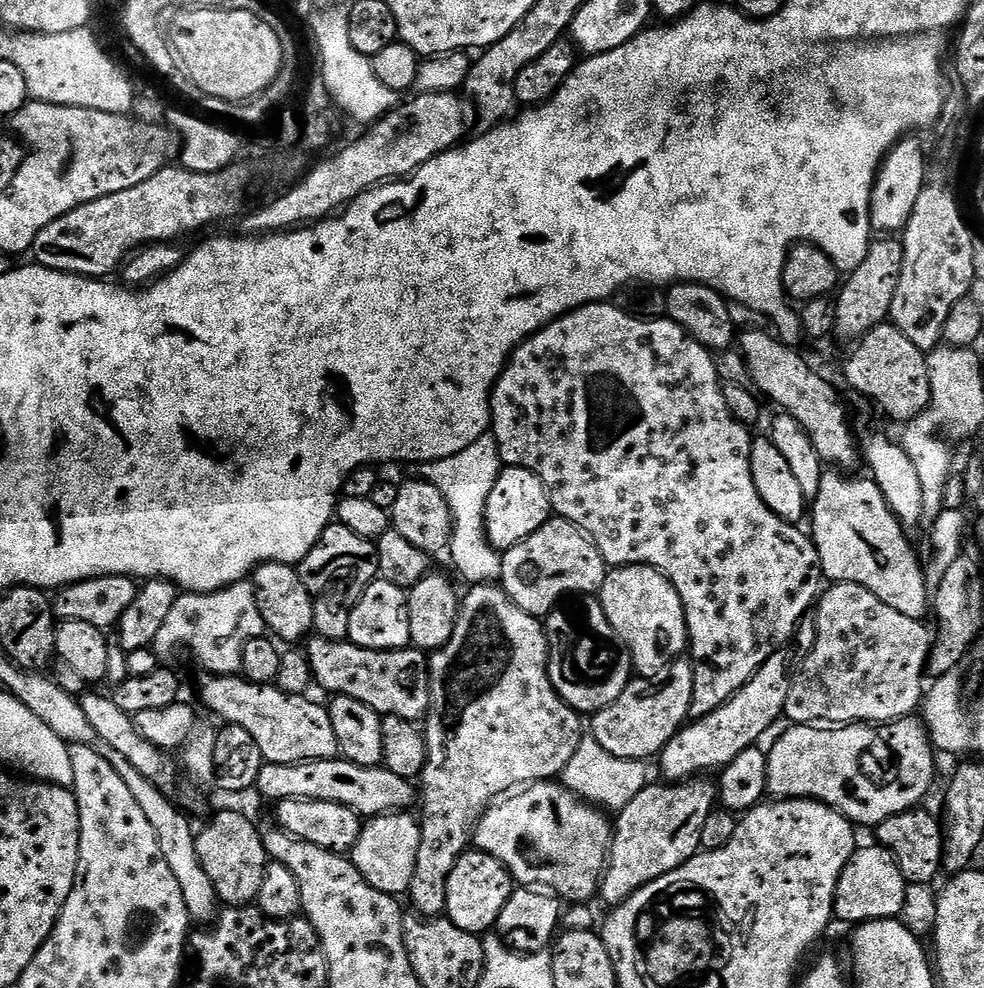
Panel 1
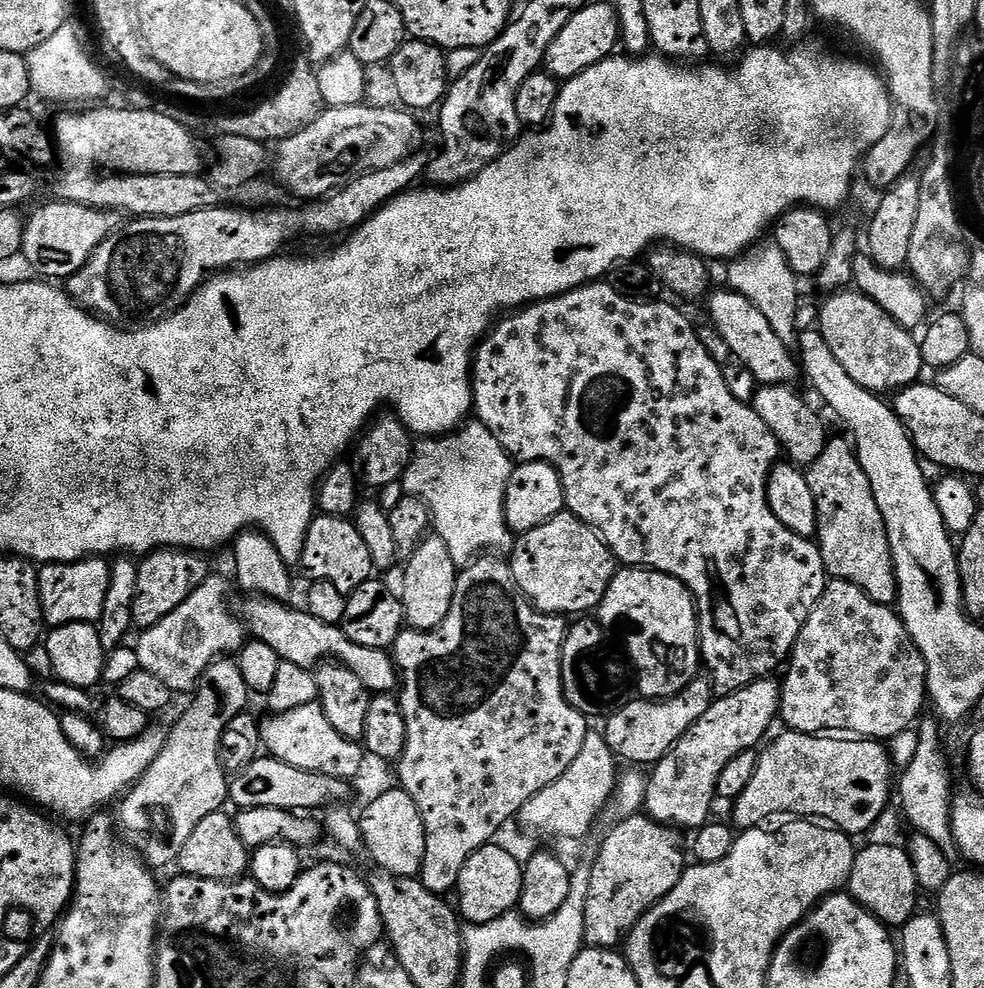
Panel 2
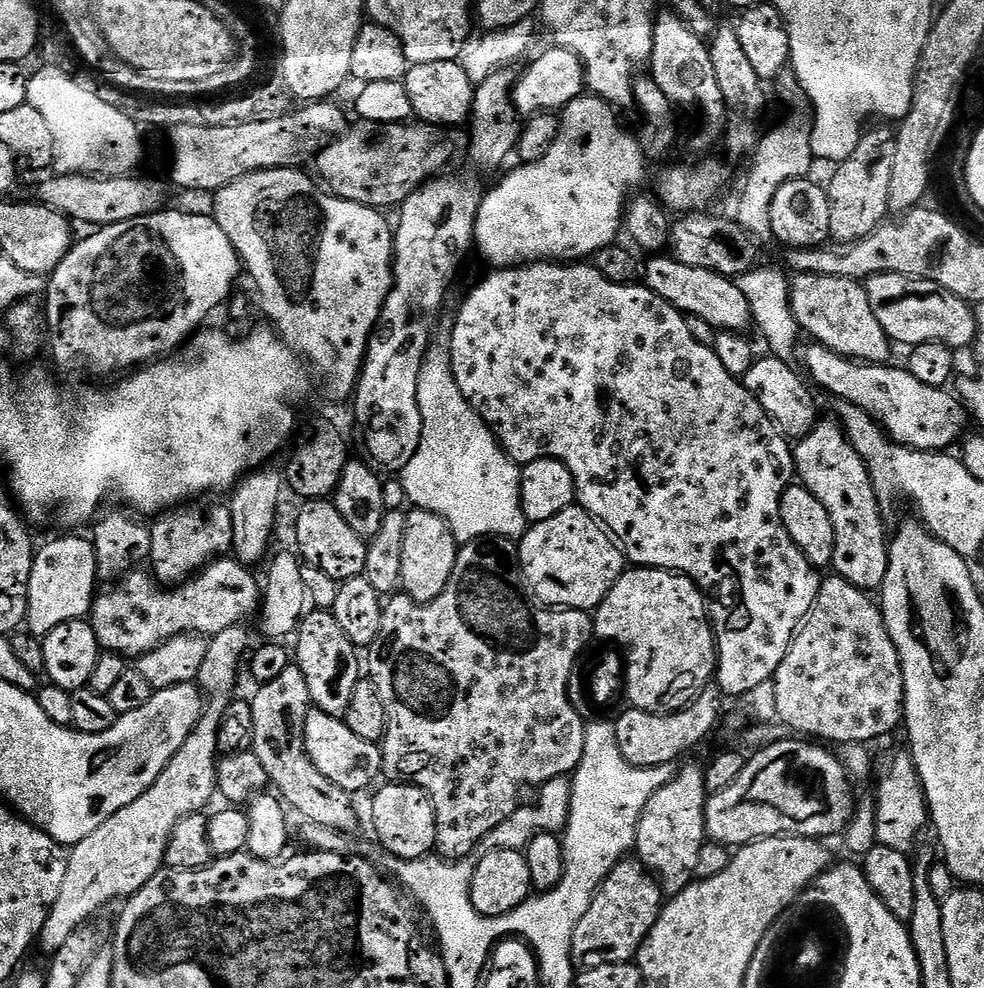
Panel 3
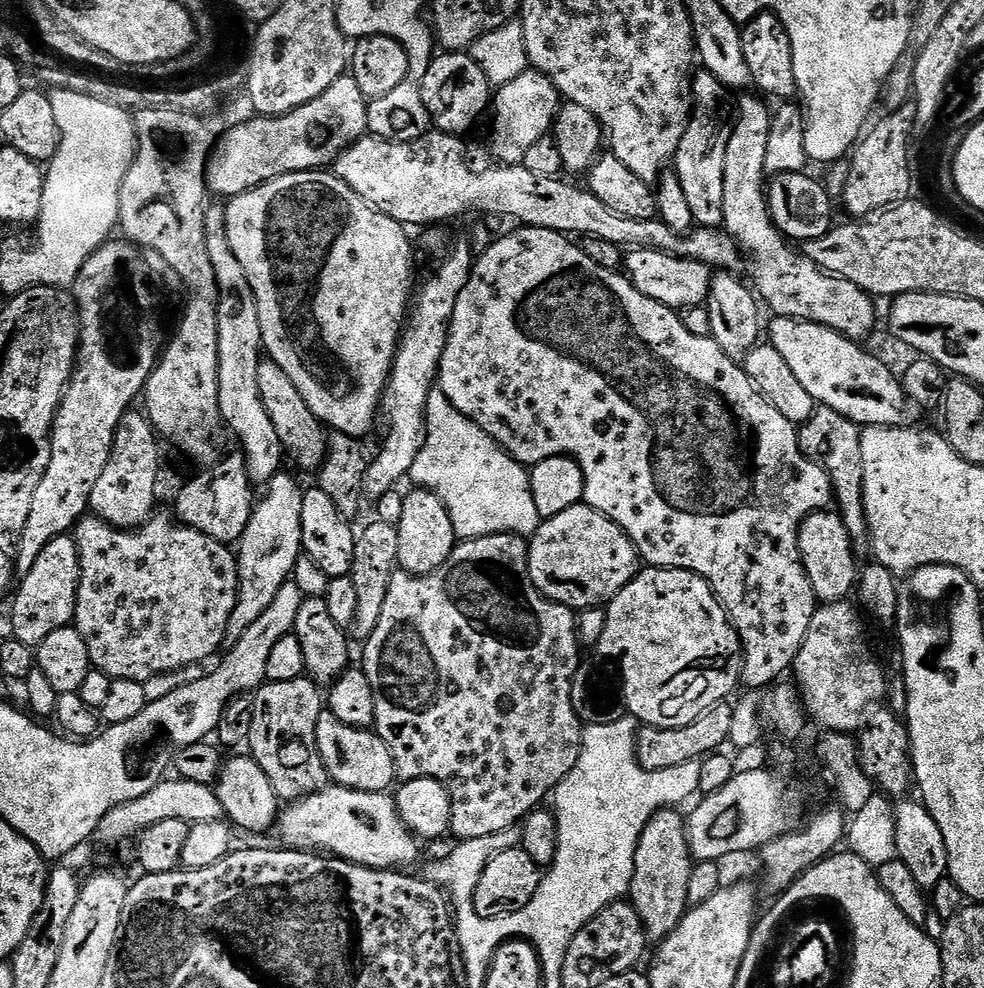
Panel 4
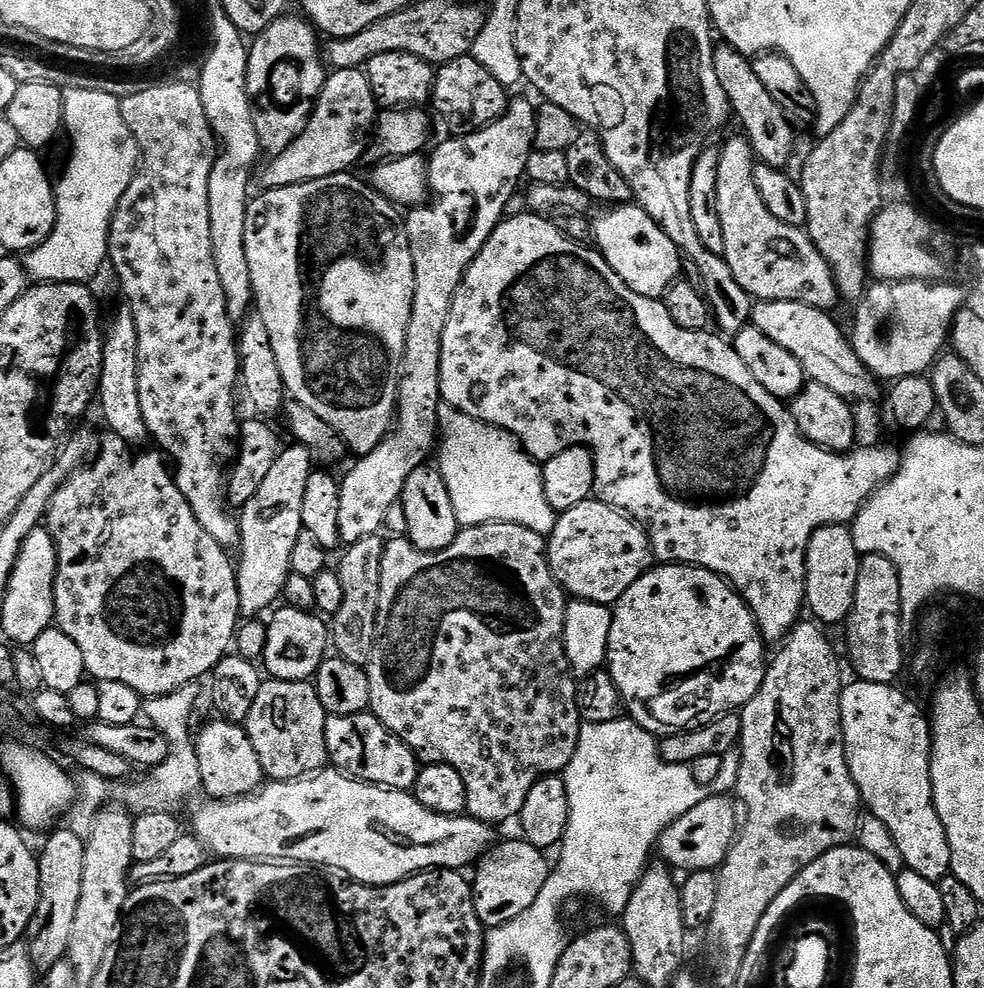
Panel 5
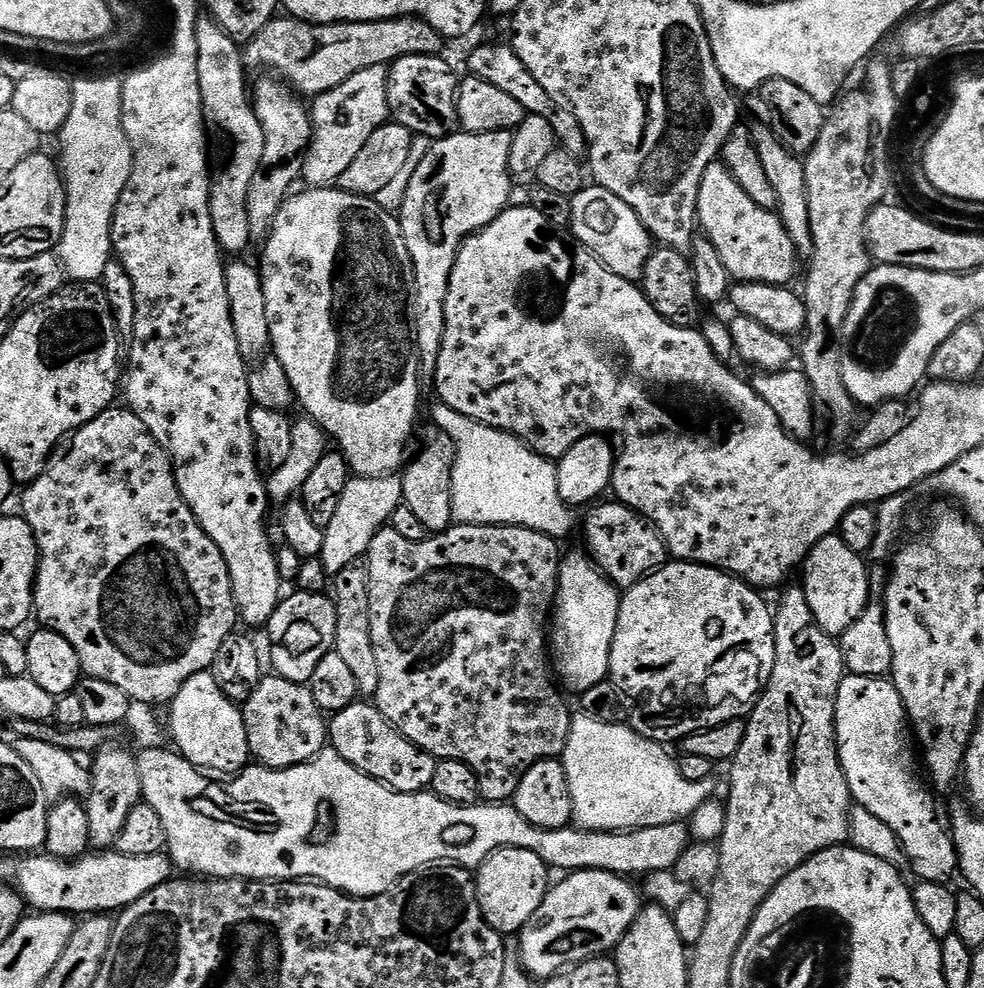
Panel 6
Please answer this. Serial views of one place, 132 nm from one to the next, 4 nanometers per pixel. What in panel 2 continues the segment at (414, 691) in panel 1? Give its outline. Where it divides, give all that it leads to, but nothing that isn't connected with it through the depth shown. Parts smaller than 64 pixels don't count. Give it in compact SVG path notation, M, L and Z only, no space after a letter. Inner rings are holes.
M259 594L248 598L244 604L244 612L242 611L242 623L250 633L251 639L266 642L266 646L271 646L274 654L278 654L281 660L286 662L294 662L294 666L302 666L303 668L315 669L321 662L328 662L333 656L337 665L343 666L352 672L362 682L362 686L366 686L369 693L372 694L392 694L398 688L398 673L396 671L396 661L383 648L367 648L366 646L358 646L354 642L350 642L346 638L343 627L327 624L322 622L322 618L314 618L314 614L310 614L307 610L300 612L296 608L287 608L289 605L280 600L270 600L267 596Z

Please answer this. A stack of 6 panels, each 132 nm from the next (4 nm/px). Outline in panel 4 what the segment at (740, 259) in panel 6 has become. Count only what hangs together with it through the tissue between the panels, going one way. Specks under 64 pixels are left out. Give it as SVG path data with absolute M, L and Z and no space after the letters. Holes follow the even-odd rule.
M744 94L740 100L740 108L738 104L738 111L735 113L732 121L732 133L730 134L730 142L726 146L726 198L724 199L724 223L722 225L725 232L728 232L736 240L736 246L740 249L741 253L752 263L752 280L755 291L758 293L759 299L765 305L769 304L773 308L773 313L776 316L793 316L796 320L813 320L815 324L826 326L830 330L834 330L838 334L842 334L848 340L855 340L857 342L864 342L864 339L871 334L876 328L876 308L874 305L873 297L869 296L867 292L861 290L858 286L854 286L854 282L846 282L840 279L839 276L832 276L828 272L824 272L821 268L817 268L814 262L810 262L810 258L806 258L803 251L797 250L796 252L786 243L786 237L777 230L775 224L772 222L772 216L768 213L768 202L766 199L766 173L764 170L764 163L766 162L766 142L770 139L770 122L772 121L772 112L763 104L765 101L759 95L748 96L752 94Z

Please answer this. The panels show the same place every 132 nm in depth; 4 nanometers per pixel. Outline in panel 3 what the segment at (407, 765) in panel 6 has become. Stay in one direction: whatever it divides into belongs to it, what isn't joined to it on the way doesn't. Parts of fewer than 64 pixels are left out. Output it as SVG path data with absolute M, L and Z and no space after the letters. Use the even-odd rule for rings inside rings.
M309 711L304 731L304 749L308 751L314 766L318 766L318 770L322 770L322 774L326 774L326 778L330 778L334 786L342 786L342 790L353 794L364 792L368 787L371 789L377 783L375 780L381 779L384 770L384 754L380 744L366 742L366 738L358 738L358 734L354 734L354 730L350 730L348 723L341 717L331 716L325 712Z

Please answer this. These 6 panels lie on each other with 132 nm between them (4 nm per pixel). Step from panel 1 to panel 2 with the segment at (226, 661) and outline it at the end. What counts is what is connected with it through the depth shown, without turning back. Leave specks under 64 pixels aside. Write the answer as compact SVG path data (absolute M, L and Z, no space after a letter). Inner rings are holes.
M216 574L209 575L206 582L196 584L192 592L162 622L139 633L140 641L134 644L138 662L143 671L155 674L166 682L174 694L191 693L199 684L204 671L215 660L235 653L245 643L246 629L241 617L232 613L228 605L228 584Z

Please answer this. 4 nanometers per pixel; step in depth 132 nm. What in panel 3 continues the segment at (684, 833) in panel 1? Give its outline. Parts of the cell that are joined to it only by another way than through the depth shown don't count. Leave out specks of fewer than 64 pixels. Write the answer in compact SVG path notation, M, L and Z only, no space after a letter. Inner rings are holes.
M639 859L619 860L594 894L590 910L586 910L582 922L576 924L572 935L573 969L587 970L635 961L642 942L648 937L650 930L654 930L654 922L658 922L665 900L660 883Z

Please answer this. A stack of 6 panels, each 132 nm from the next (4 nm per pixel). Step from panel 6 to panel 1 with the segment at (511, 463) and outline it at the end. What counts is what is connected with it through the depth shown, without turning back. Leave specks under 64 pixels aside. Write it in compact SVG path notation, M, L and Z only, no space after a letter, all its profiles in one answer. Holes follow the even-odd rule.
M489 434L478 438L474 446L466 446L462 454L454 454L445 460L435 460L433 464L419 465L418 472L423 479L429 480L442 492L446 506L452 515L452 542L448 546L447 555L452 556L452 564L456 572L465 580L465 585L495 585L502 574L502 556L495 548L488 547L484 535L484 515L486 514L486 498L490 498L490 490L494 490L494 482L502 471L502 461L498 442Z

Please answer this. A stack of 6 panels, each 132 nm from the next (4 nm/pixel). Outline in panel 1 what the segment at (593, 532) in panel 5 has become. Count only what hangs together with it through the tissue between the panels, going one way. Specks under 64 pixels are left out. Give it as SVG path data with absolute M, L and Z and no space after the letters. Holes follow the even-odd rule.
M549 518L530 538L503 553L499 583L526 614L544 618L565 598L588 598L599 593L609 571L602 554L580 529L569 520Z

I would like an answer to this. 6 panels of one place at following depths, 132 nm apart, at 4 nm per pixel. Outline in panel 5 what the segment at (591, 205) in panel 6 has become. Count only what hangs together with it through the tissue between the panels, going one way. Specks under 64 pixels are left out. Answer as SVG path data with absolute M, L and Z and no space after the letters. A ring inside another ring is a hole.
M635 202L609 207L597 220L591 221L592 240L596 251L606 258L610 270L634 290L651 300L659 300L671 284L681 279L680 249L670 242L670 234L661 231L658 222Z

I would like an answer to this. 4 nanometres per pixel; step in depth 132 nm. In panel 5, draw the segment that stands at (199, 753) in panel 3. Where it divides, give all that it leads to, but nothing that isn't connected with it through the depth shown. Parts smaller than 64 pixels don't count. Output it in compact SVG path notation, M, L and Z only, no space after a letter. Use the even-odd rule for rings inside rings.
M293 443L291 447L280 451L270 474L266 474L262 486L258 486L258 494L254 494L254 498L250 498L250 502L242 505L238 512L240 560L238 556L236 581L240 610L248 618L259 617L259 612L267 613L283 597L286 578L293 572L290 553L304 531L302 498L306 495L306 482L314 471L314 461L300 444Z

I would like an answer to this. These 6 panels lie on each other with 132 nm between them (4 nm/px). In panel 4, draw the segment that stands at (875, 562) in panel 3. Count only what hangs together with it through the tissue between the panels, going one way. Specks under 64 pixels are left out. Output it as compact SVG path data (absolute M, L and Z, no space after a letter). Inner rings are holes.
M817 407L815 414L804 424L799 425L800 451L806 453L816 464L821 464L832 483L835 507L852 539L857 553L867 553L870 548L866 510L862 502L862 446L861 425L850 418L838 414L838 410Z

